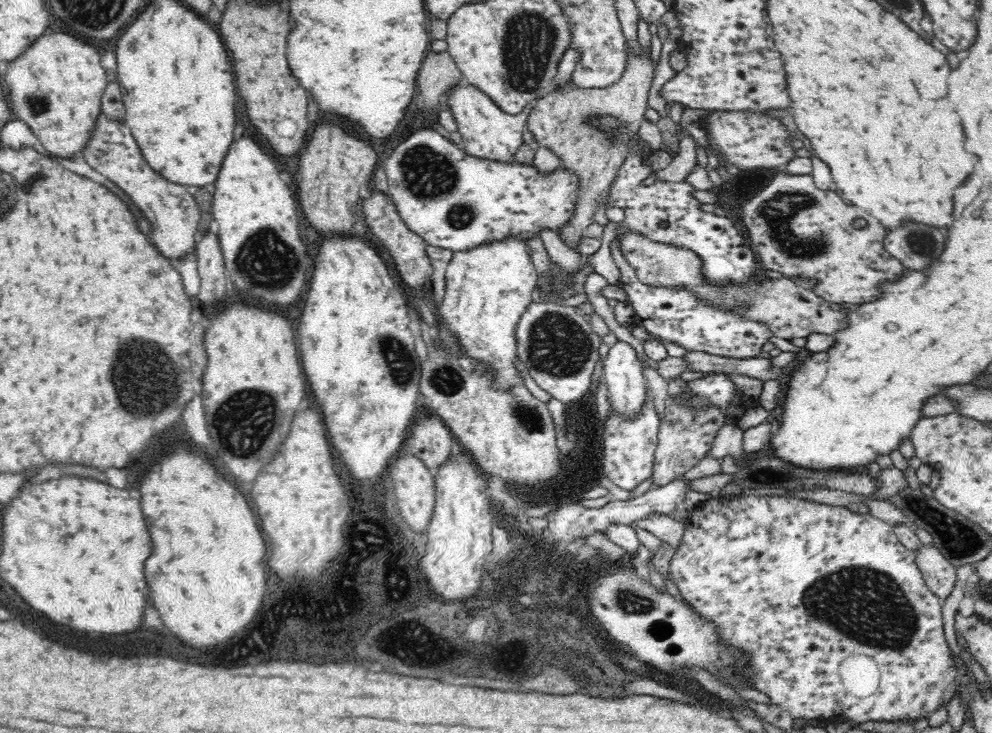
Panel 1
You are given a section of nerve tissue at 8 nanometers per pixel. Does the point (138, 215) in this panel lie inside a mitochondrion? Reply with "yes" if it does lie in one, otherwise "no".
no

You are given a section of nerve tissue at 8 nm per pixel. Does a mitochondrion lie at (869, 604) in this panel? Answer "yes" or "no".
yes

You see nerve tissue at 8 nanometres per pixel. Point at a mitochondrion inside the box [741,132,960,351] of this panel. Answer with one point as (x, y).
(778, 213)

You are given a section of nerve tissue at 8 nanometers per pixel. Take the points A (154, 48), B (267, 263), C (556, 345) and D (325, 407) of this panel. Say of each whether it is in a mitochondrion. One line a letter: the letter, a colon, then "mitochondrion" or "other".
A: other
B: mitochondrion
C: mitochondrion
D: other

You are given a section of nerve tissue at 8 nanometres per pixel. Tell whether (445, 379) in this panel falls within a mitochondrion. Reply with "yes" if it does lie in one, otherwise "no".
yes

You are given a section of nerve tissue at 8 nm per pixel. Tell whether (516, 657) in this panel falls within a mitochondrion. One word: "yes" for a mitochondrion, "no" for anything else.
no

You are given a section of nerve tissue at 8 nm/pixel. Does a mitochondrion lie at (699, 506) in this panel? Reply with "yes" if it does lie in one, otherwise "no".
no

